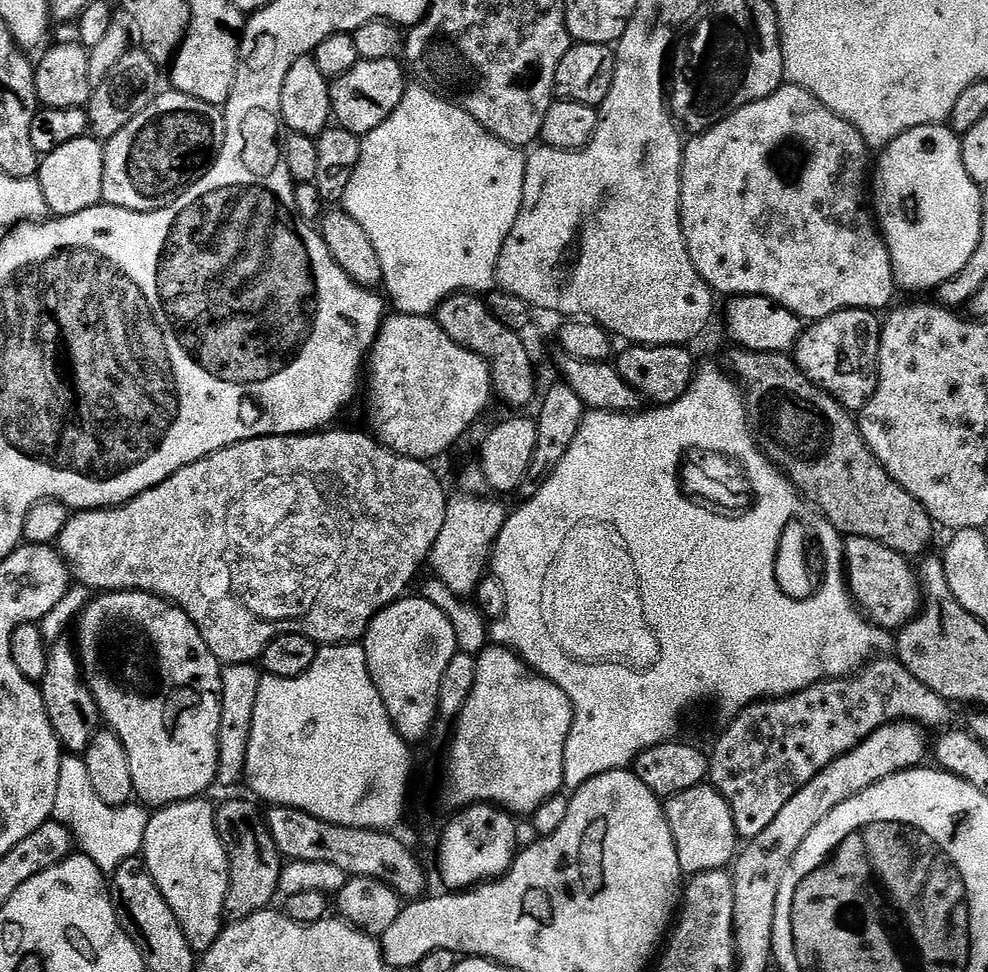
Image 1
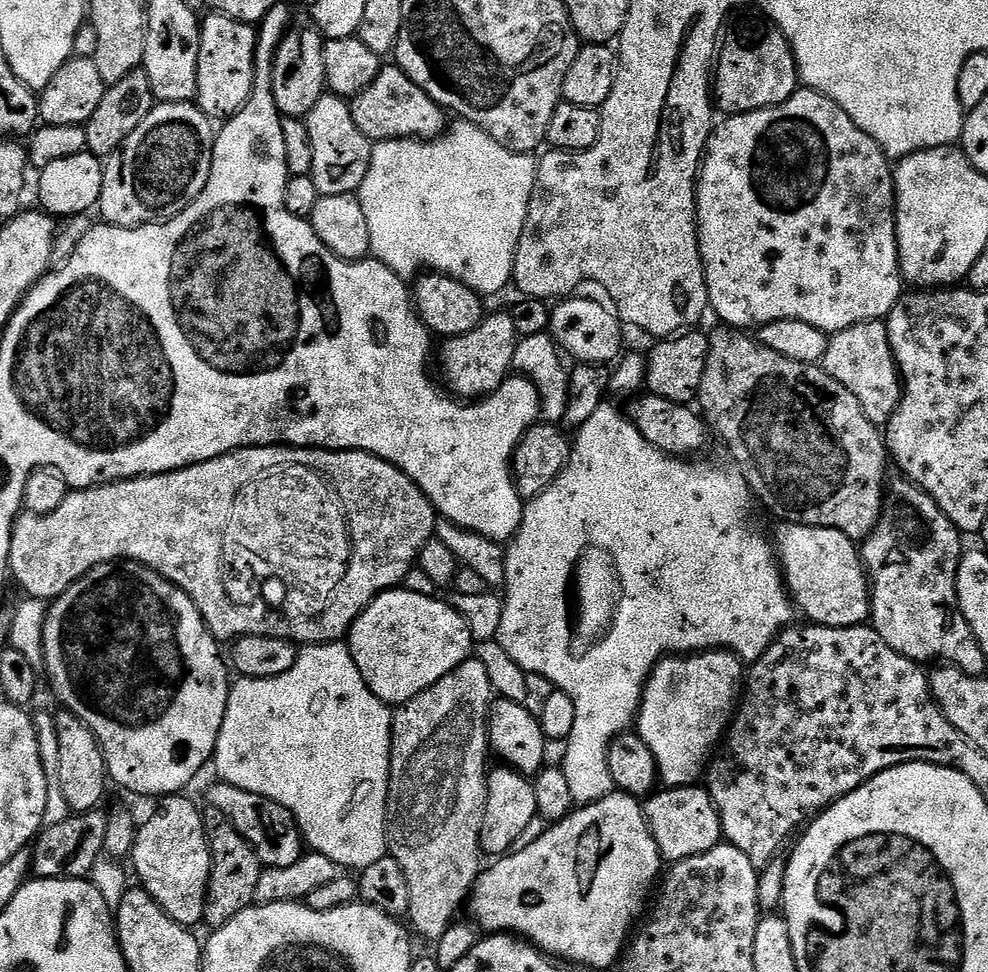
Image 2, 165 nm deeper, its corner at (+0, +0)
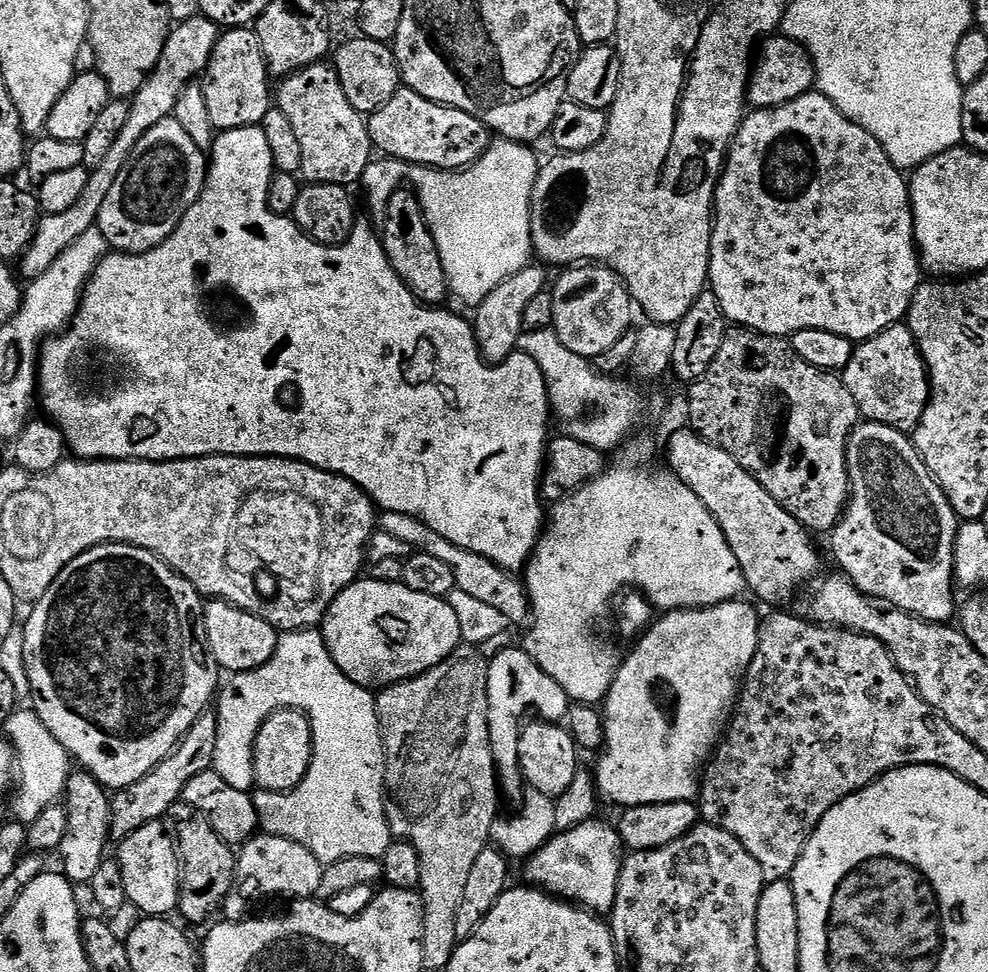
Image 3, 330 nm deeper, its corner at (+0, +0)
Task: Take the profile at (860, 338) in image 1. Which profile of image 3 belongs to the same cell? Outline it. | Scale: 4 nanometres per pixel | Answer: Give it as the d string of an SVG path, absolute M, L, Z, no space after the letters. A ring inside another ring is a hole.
M907 323L891 324L874 338L859 341L853 347L850 362L844 367L842 379L846 390L854 394L854 402L860 407L860 415L865 421L885 424L905 434L915 432L920 425L920 419L926 410L930 395L928 367L924 365L920 347L916 345L914 334L908 329Z

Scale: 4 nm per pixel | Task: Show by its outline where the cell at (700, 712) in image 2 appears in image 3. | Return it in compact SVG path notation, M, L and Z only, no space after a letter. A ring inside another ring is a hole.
M737 598L734 600L727 600L726 602L719 604L718 606L714 606L713 608L689 608L682 612L669 612L667 614L661 615L659 618L635 641L636 649L633 650L632 653L629 654L628 657L623 657L622 663L619 665L619 668L616 672L616 678L612 685L610 686L610 690L608 691L608 696L602 701L602 715L604 718L604 747L602 751L599 753L598 759L600 761L597 762L596 768L594 767L594 783L598 789L599 795L601 797L604 796L609 800L612 804L620 804L619 807L621 809L625 808L633 808L634 806L642 806L643 804L665 804L666 802L678 802L679 800L690 800L695 801L700 794L700 785L702 783L702 773L705 771L706 765L713 759L714 753L721 743L722 737L725 735L726 729L736 711L736 705L740 698L740 690L744 687L744 675L748 672L748 667L750 666L750 662L754 658L754 654L758 650L758 634L760 633L760 625L762 623L761 613L756 613L757 605L755 603L747 604L747 599Z

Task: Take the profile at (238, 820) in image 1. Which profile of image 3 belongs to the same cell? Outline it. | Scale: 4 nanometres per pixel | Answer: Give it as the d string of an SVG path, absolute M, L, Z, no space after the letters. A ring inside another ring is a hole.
M183 802L172 807L171 815L176 816L174 839L180 854L180 906L179 915L184 915L192 924L200 924L203 920L211 921L215 912L223 909L224 901L232 893L236 885L236 857L233 845L228 844L210 826L205 816L194 811L189 804Z

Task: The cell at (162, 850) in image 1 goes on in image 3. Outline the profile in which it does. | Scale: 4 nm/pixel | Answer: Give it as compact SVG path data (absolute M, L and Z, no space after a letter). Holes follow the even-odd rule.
M155 820L143 824L134 834L119 841L118 859L126 885L128 904L144 916L171 917L180 906L180 854L178 845L170 835L167 823Z

